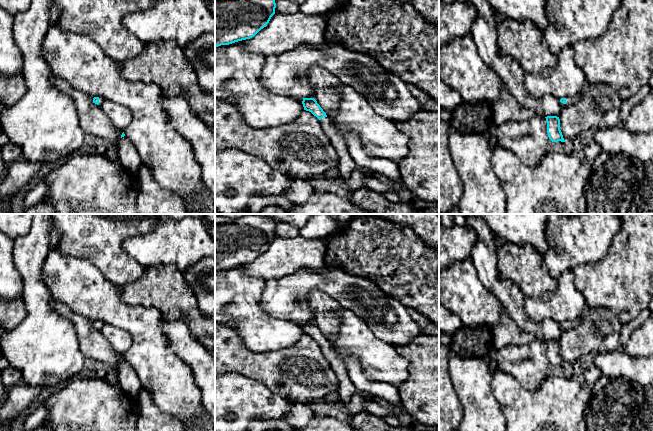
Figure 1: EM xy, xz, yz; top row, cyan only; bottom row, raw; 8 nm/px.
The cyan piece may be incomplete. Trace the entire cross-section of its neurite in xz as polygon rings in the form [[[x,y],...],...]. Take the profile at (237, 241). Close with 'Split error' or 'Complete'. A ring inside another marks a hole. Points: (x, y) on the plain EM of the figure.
[[[215,214],[215,271],[254,261],[267,250],[275,232],[275,222],[268,216],[248,214],[240,219],[230,219]]]. Complete

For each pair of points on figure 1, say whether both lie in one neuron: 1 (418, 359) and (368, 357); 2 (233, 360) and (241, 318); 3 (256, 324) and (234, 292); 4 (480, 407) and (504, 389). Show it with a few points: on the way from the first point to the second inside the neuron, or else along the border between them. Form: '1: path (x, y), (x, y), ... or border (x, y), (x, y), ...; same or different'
1: border (394, 346), (408, 361), (408, 376), (403, 382); different
2: border (225, 325), (239, 336), (248, 349), (254, 351); different
3: path (248, 316), (234, 300); same
4: border (493, 373), (491, 388), (504, 418); different

